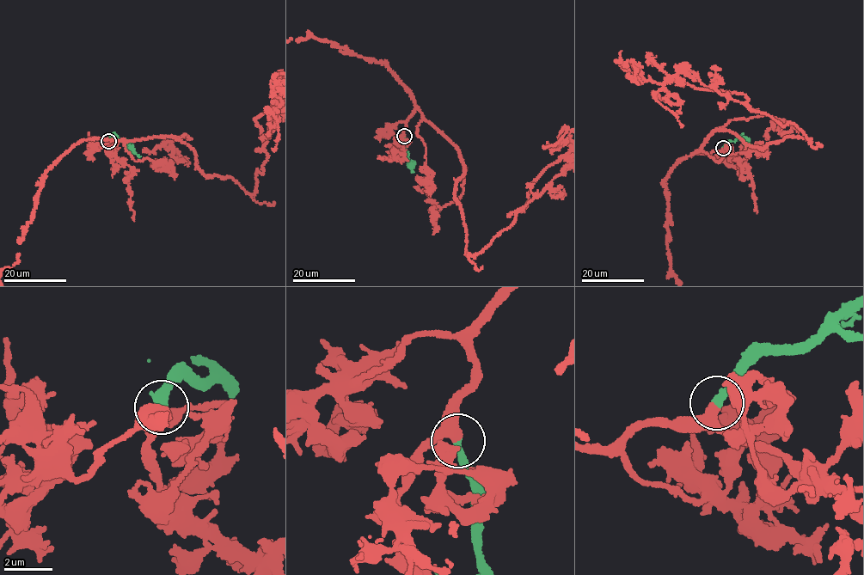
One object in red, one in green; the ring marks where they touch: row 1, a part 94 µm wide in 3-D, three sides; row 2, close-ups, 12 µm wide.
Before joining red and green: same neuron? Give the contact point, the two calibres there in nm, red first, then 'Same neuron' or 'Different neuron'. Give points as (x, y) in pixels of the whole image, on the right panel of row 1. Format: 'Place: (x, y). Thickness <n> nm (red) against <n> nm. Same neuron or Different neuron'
Place: (723, 148). Thickness 320 nm (red) against 340 nm. Same neuron

